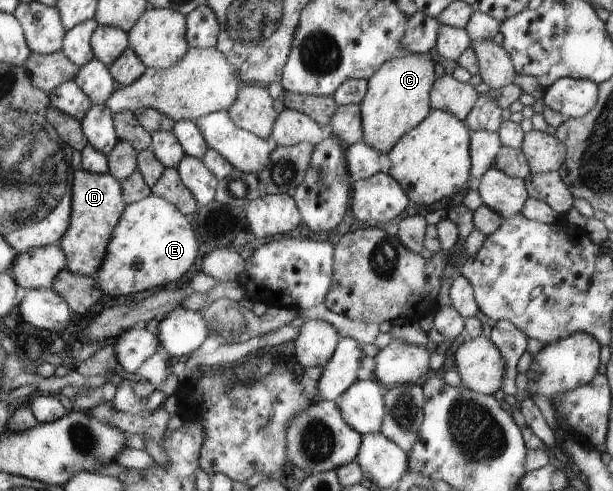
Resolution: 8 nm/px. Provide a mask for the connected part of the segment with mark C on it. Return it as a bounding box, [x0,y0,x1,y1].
[359,53,437,154]

